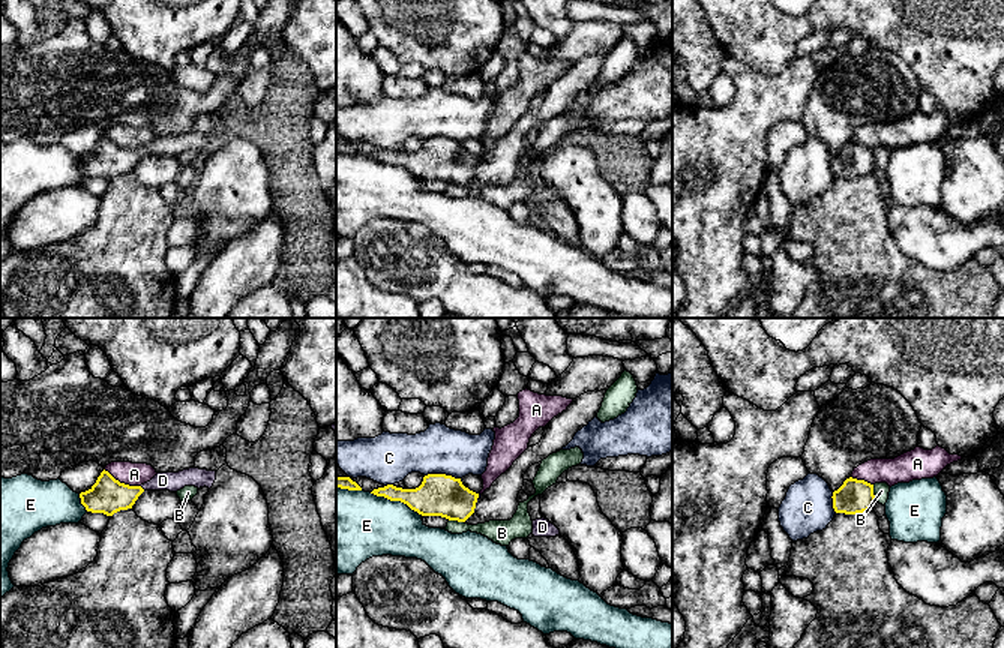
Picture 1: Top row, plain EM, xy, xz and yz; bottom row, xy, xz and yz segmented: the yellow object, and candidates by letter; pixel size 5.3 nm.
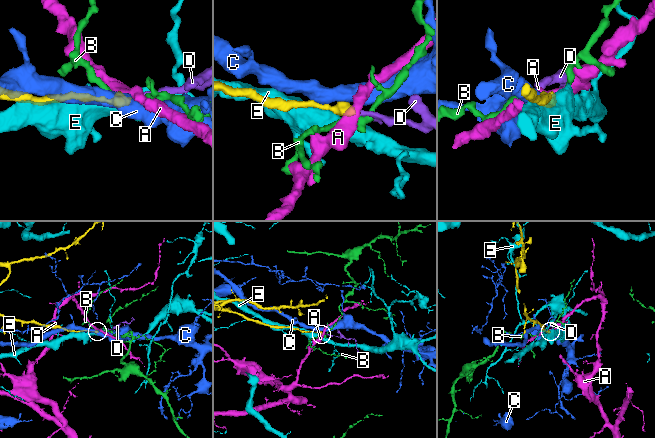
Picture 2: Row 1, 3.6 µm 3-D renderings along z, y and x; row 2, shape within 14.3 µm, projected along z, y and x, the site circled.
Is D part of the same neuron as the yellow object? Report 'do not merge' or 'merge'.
merge

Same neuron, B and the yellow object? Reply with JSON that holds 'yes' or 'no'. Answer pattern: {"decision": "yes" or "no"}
{"decision": "no"}

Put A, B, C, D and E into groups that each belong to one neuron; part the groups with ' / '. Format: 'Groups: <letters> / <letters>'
Groups: A / B / C / D / E

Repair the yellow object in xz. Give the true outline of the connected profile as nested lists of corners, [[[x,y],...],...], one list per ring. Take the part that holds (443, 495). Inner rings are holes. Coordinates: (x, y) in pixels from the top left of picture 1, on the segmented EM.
[[[428,474],[416,489],[387,484],[371,494],[401,501],[422,516],[441,516],[458,522],[465,522],[474,513],[479,498],[479,494],[465,488],[461,478],[446,474]]]

